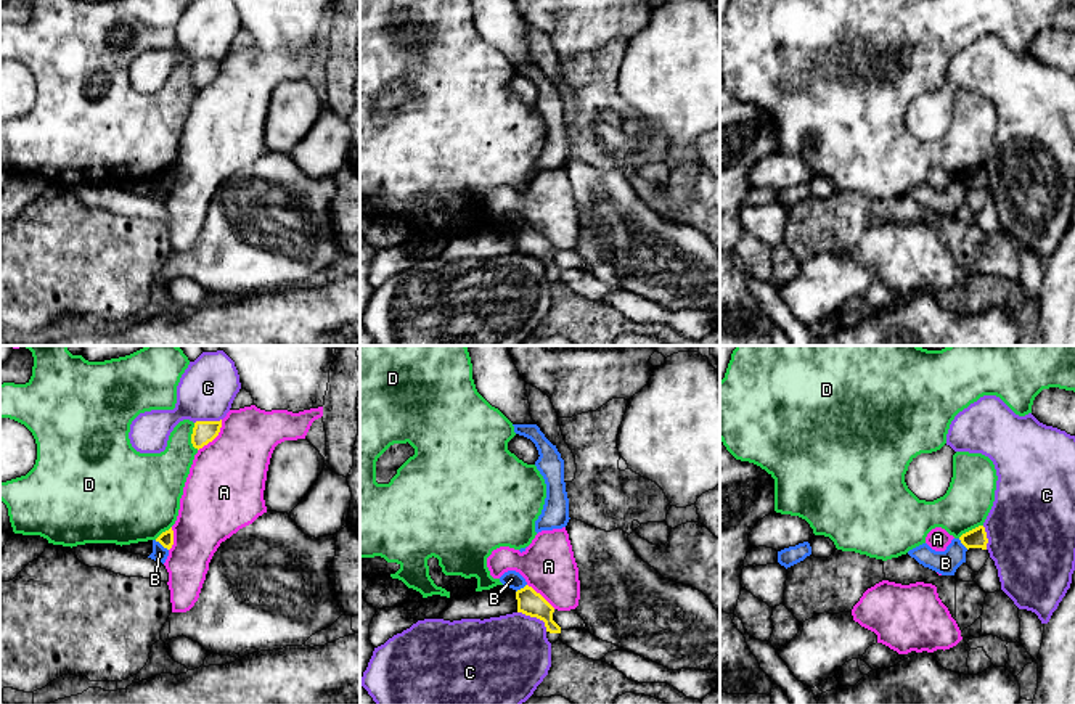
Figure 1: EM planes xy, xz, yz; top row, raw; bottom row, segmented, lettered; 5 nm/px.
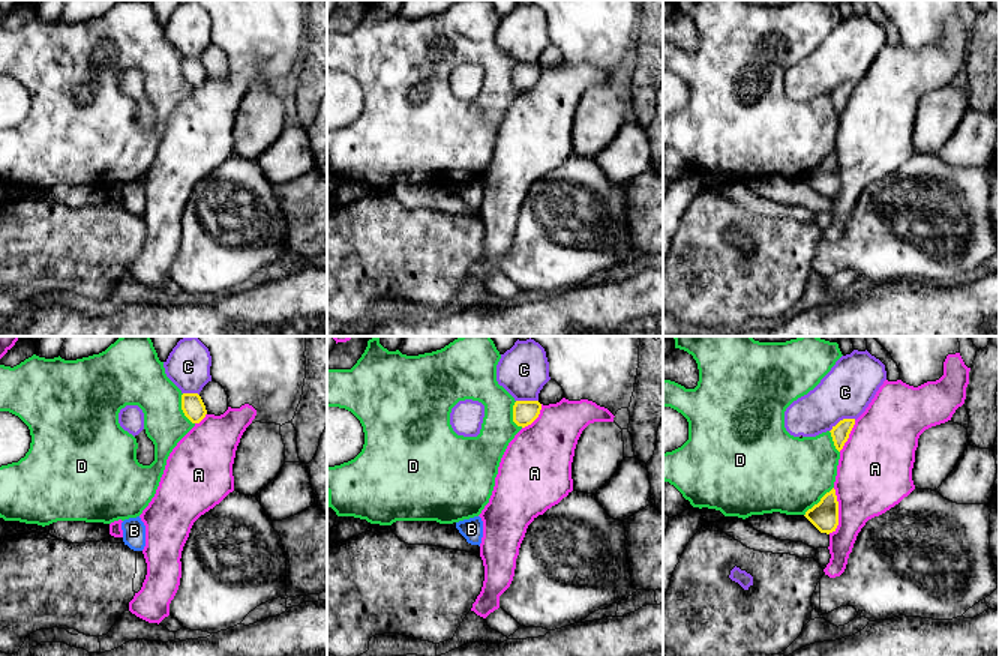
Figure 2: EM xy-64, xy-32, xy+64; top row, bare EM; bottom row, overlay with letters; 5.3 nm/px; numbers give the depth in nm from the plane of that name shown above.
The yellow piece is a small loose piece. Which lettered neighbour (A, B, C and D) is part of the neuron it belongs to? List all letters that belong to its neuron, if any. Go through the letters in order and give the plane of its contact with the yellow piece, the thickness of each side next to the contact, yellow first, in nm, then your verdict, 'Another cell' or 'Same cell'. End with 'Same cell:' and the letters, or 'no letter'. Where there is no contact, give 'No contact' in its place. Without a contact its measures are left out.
A: Touches yellow in xy. Thickness 110 nm (yellow) against 380 nm. Another cell
B: Touches yellow in xy. Thickness 80 nm (yellow) against 80 nm. Another cell
C: Touches yellow in xz. Thickness 130 nm (yellow) against 420 nm. Another cell
D: Touches yellow in xy. Thickness 110 nm (yellow) against 240 nm. Another cell
Same cell: no letter

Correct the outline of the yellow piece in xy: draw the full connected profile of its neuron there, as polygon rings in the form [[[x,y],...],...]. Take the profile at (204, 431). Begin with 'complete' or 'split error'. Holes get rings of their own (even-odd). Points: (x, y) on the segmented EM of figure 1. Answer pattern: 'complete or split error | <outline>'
complete | [[[196,421],[191,434],[191,444],[194,448],[202,448],[209,442],[212,442],[222,428],[220,421]]]

